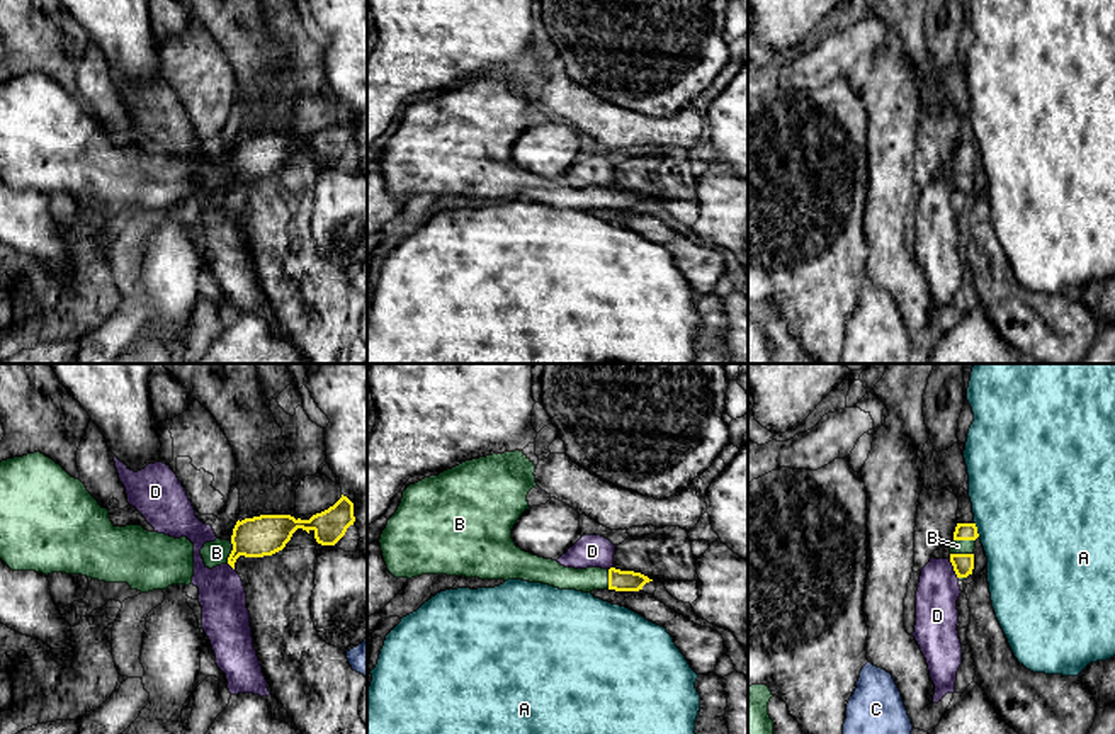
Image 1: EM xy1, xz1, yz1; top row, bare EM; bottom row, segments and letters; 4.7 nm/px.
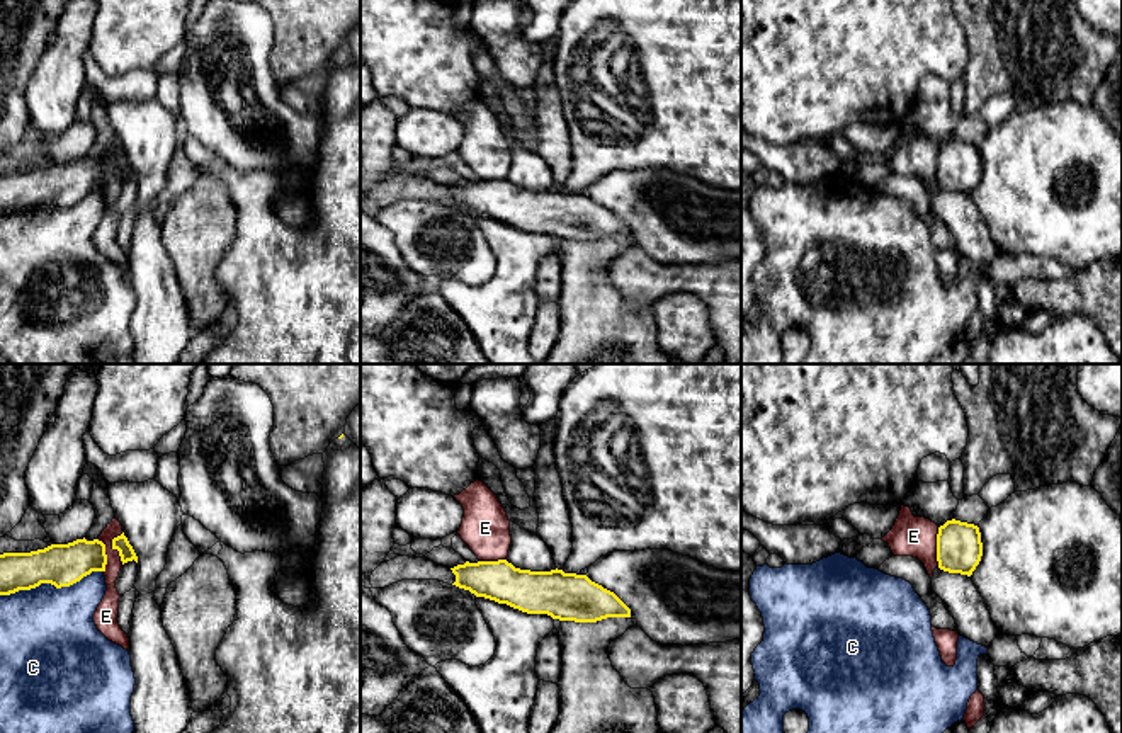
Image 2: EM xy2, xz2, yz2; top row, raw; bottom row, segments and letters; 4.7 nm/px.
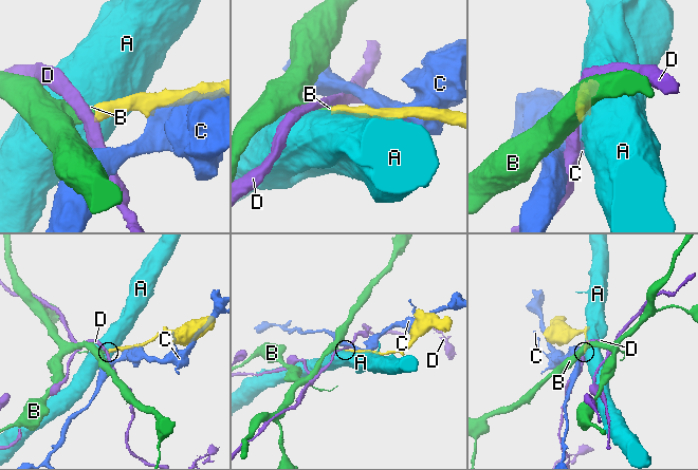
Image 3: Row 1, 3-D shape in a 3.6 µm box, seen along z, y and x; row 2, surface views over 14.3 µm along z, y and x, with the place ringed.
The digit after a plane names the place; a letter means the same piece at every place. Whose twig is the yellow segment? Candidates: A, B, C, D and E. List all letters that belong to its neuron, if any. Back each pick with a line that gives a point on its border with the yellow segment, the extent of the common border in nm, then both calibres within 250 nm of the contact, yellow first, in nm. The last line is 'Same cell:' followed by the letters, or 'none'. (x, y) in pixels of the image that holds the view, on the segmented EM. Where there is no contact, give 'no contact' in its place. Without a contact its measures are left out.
B: xy1 (232, 553) | 110 nm | 190/120 nm
Same cell: B

